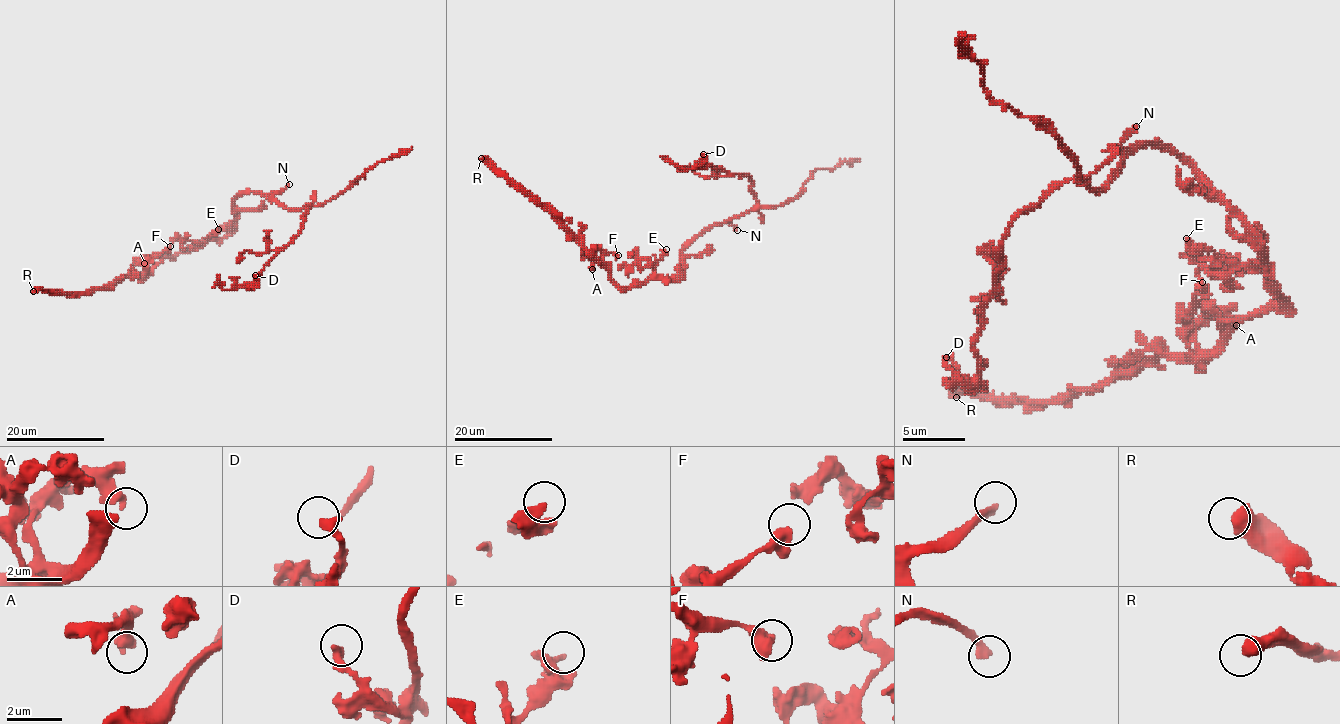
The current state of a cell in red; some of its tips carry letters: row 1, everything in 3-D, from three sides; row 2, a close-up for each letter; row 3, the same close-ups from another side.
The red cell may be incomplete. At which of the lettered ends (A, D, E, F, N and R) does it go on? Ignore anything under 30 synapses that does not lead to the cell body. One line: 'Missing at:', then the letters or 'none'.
Missing at: N

